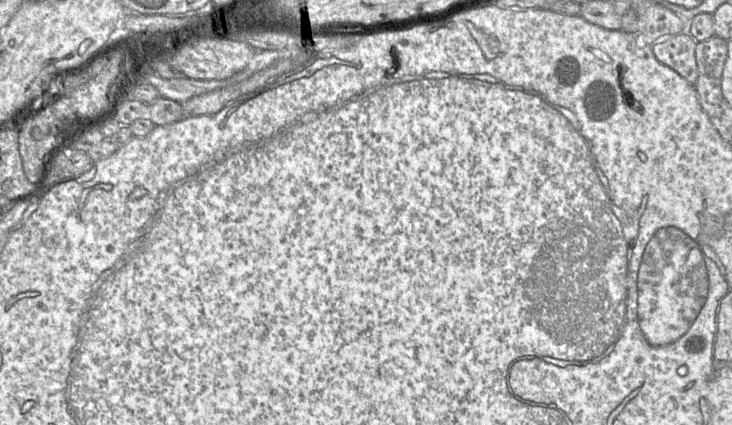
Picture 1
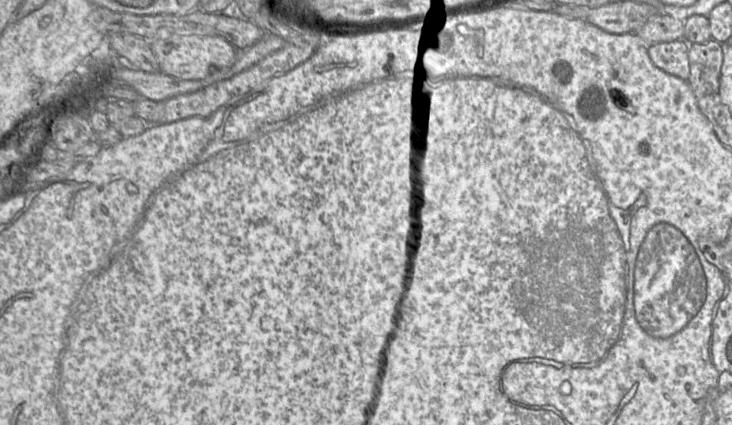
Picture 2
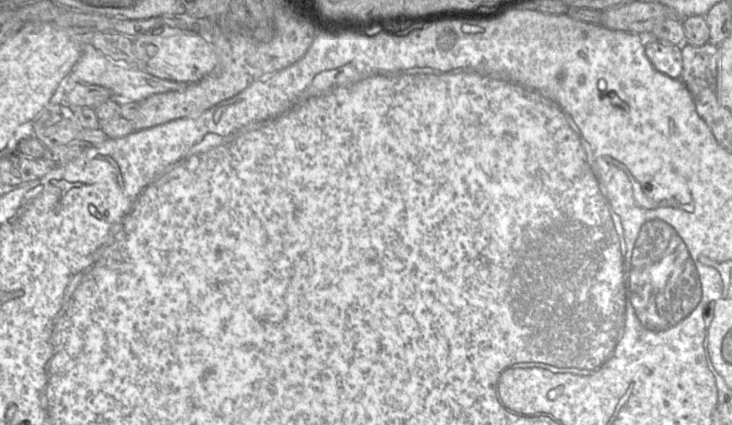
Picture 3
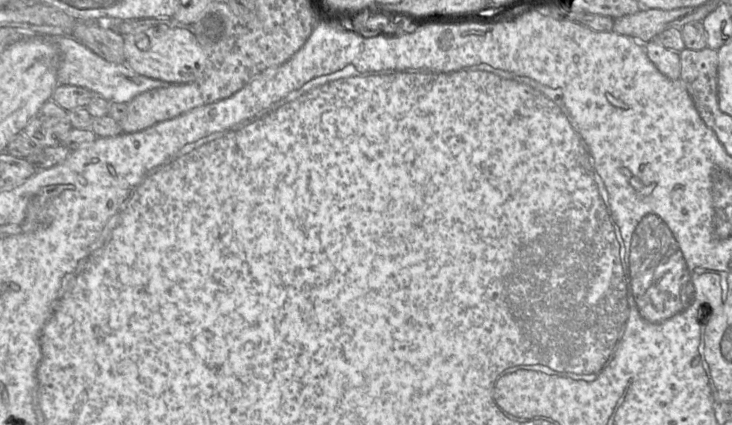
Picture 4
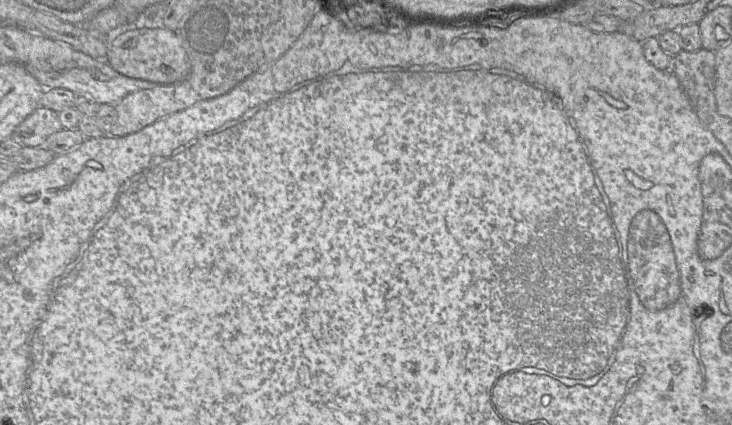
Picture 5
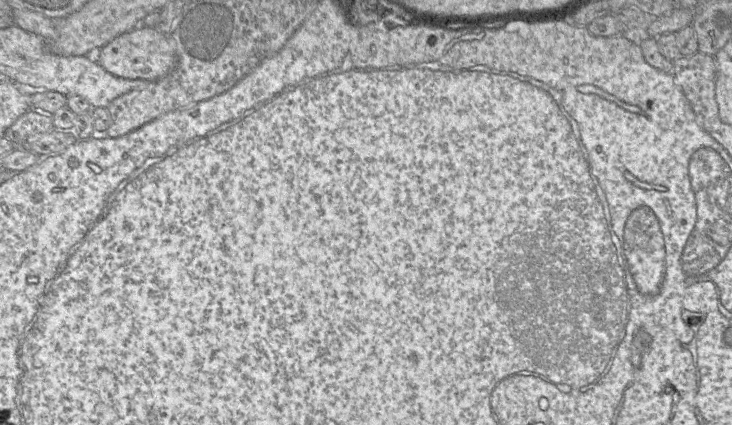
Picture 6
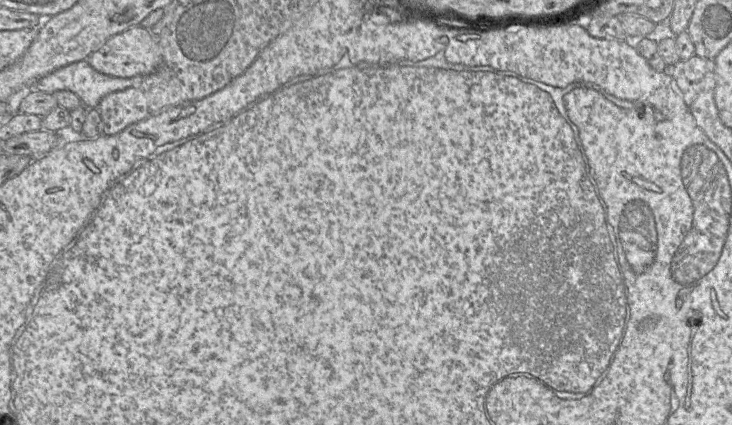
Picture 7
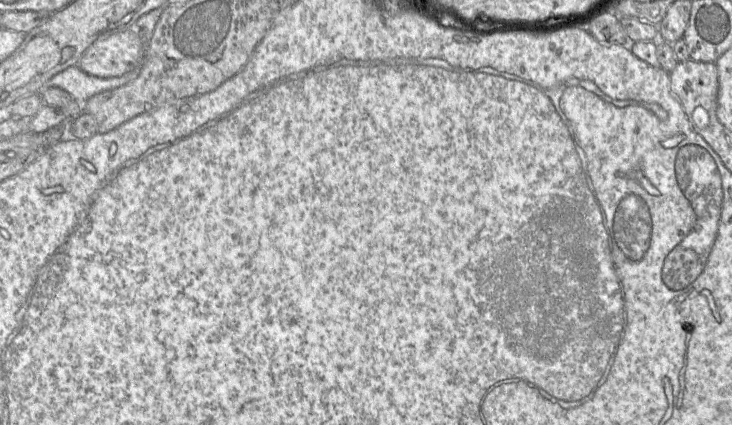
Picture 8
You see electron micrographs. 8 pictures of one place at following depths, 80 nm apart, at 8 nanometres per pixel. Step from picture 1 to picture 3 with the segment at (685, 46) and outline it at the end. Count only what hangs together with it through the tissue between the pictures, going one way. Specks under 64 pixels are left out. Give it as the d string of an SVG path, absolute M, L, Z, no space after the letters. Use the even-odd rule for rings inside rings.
M645 38L645 54L657 71L673 79L681 79L683 68L681 45Z

